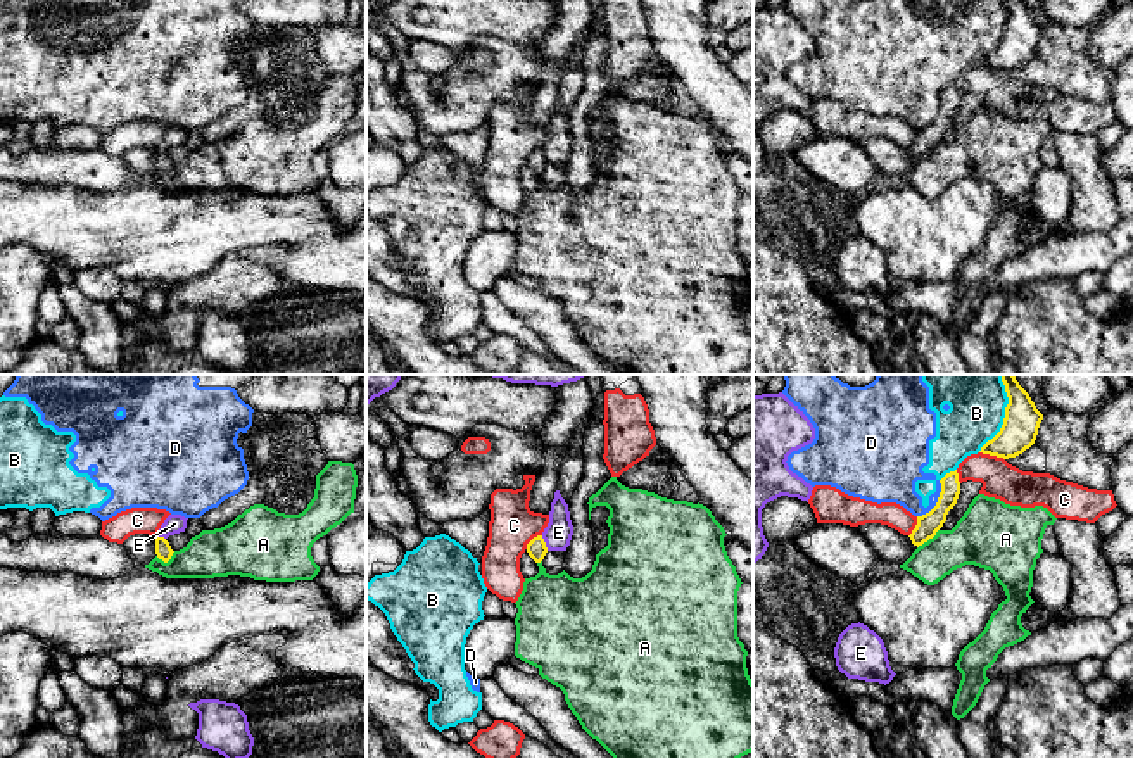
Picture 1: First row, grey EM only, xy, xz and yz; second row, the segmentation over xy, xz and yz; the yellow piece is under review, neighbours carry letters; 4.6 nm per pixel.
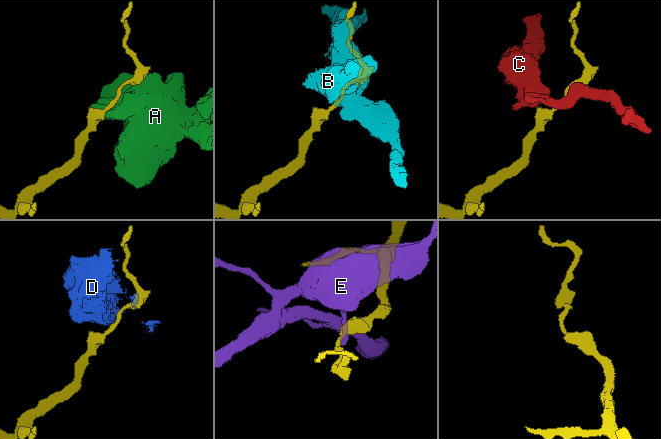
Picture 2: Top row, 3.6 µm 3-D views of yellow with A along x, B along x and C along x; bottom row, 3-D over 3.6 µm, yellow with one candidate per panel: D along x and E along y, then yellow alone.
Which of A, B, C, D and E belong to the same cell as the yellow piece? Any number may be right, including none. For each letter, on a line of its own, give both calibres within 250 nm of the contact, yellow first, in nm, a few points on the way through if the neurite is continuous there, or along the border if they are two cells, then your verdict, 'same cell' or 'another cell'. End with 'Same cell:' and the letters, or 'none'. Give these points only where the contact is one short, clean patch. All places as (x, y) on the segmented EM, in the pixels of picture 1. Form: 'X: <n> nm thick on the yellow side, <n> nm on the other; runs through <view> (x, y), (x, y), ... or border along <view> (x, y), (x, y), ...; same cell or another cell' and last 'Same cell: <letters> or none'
A: 100 nm thick on the yellow side, 260 nm on the other; another cell
B: 170 nm thick on the yellow side, 320 nm on the other; another cell
C: 170 nm thick on the yellow side, 170 nm on the other; another cell
D: 100 nm thick on the yellow side, 240 nm on the other; border along yz (940, 480), (938, 501), (917, 517); another cell
E: 90 nm thick on the yellow side, 130 nm on the other; border along xz (541, 536), (548, 549); another cell
Same cell: none

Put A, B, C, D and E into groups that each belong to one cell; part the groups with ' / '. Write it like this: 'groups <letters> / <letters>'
groups A / B D / C / E

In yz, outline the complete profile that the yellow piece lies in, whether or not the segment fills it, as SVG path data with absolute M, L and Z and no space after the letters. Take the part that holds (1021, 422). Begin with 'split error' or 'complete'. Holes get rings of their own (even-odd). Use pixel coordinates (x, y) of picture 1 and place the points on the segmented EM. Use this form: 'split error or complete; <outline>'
complete; M1002 375L1009 404L1000 432L979 452L997 458L1016 458L1029 449L1038 435L1043 414L1014 375Z

